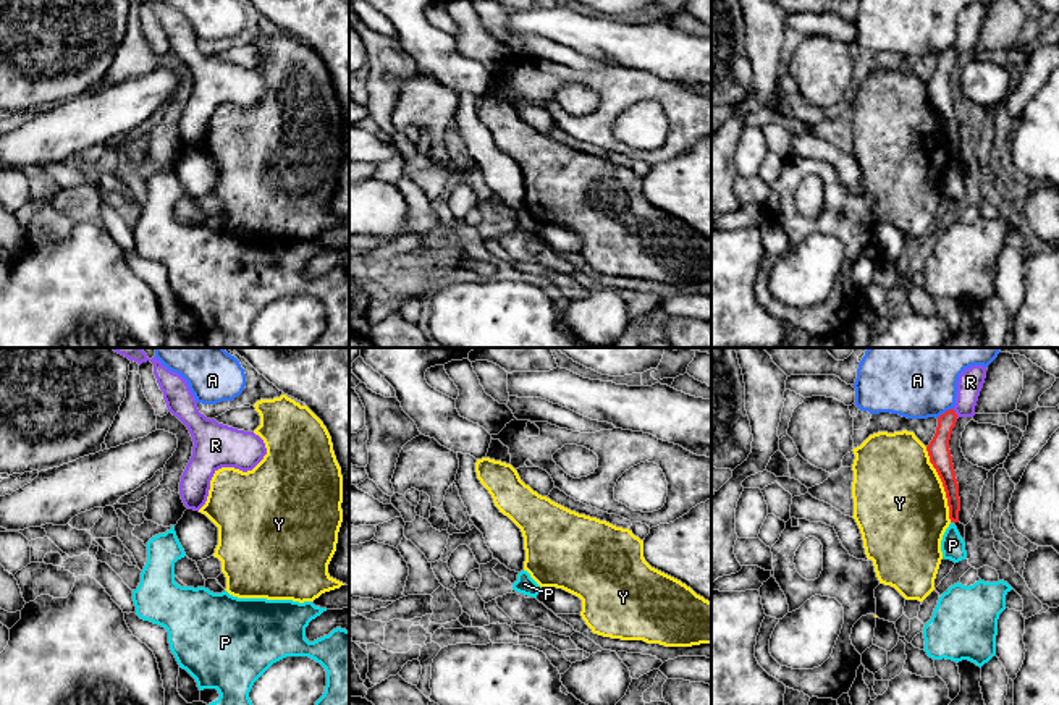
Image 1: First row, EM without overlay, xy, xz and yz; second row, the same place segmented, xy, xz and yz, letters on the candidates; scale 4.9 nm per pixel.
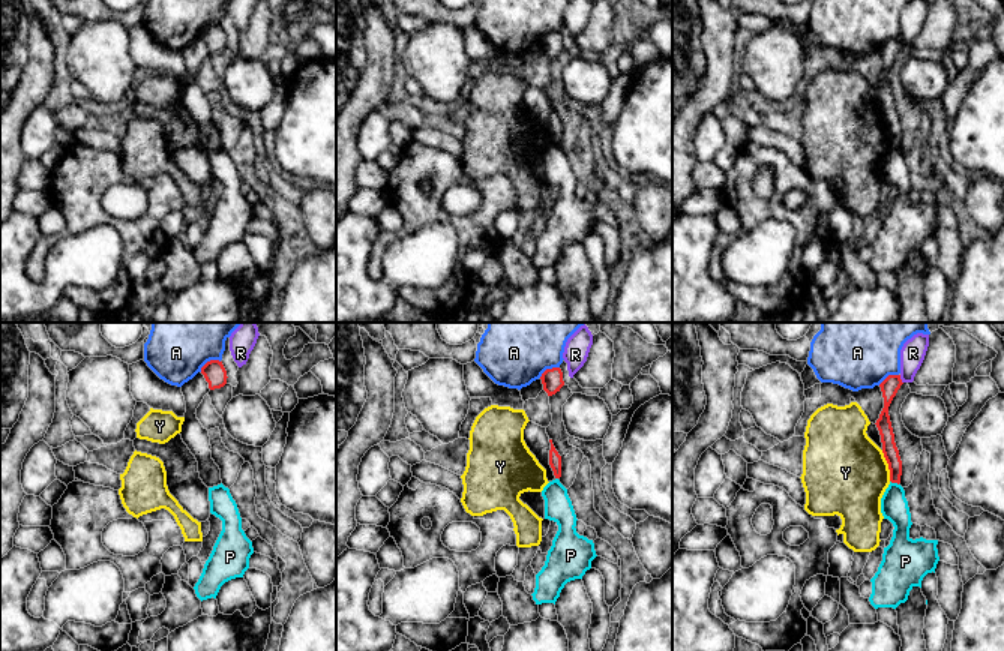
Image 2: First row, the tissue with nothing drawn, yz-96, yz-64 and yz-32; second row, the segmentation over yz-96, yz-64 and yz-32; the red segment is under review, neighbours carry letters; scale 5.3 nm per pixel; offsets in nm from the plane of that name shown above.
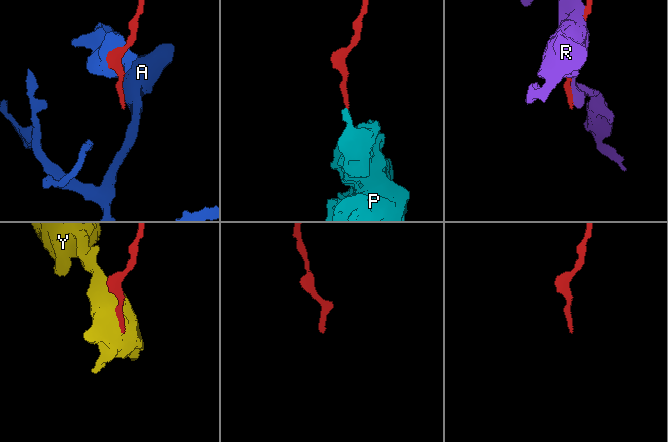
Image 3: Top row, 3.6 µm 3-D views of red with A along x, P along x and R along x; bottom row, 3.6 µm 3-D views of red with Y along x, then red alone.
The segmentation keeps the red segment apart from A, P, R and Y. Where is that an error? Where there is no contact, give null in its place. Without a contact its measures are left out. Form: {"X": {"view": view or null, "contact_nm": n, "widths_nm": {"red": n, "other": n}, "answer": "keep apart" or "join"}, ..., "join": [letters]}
{"A": {"view": "yz", "contact_nm": 100, "widths_nm": {"red": 110, "other": 280}, "answer": "keep apart"}, "P": {"view": "yz", "contact_nm": 30, "widths_nm": {"red": 90, "other": 120}, "answer": "keep apart"}, "R": {"view": "yz", "contact_nm": 50, "widths_nm": {"red": 110, "other": 130}, "answer": "keep apart"}, "Y": {"view": "yz", "contact_nm": 400, "widths_nm": {"red": 110, "other": 460}, "answer": "keep apart"}, "join": []}

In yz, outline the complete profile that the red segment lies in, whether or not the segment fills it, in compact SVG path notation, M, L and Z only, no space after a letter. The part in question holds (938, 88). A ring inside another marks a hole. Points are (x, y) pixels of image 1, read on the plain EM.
M954 47L946 49L938 55L938 65L933 78L926 84L930 100L936 107L949 144L951 160L959 160L960 136L959 136L959 121L956 116L956 108L952 102L952 94L949 87L949 78L952 66L956 65L957 52Z

